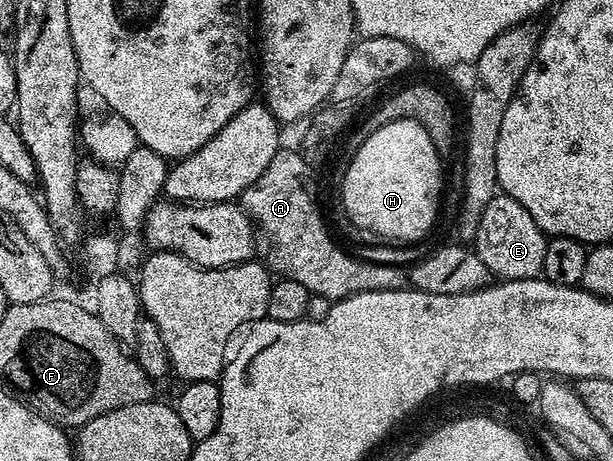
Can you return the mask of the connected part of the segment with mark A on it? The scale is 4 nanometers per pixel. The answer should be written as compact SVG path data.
M277 151L271 166L267 166L260 178L239 197L239 203L249 219L262 233L265 231L273 243L272 267L277 267L284 279L303 282L310 293L322 295L332 302L360 292L406 287L407 272L404 267L376 264L373 260L356 260L333 241L308 186L301 184L309 170L311 172L310 165L300 151L285 151Z

